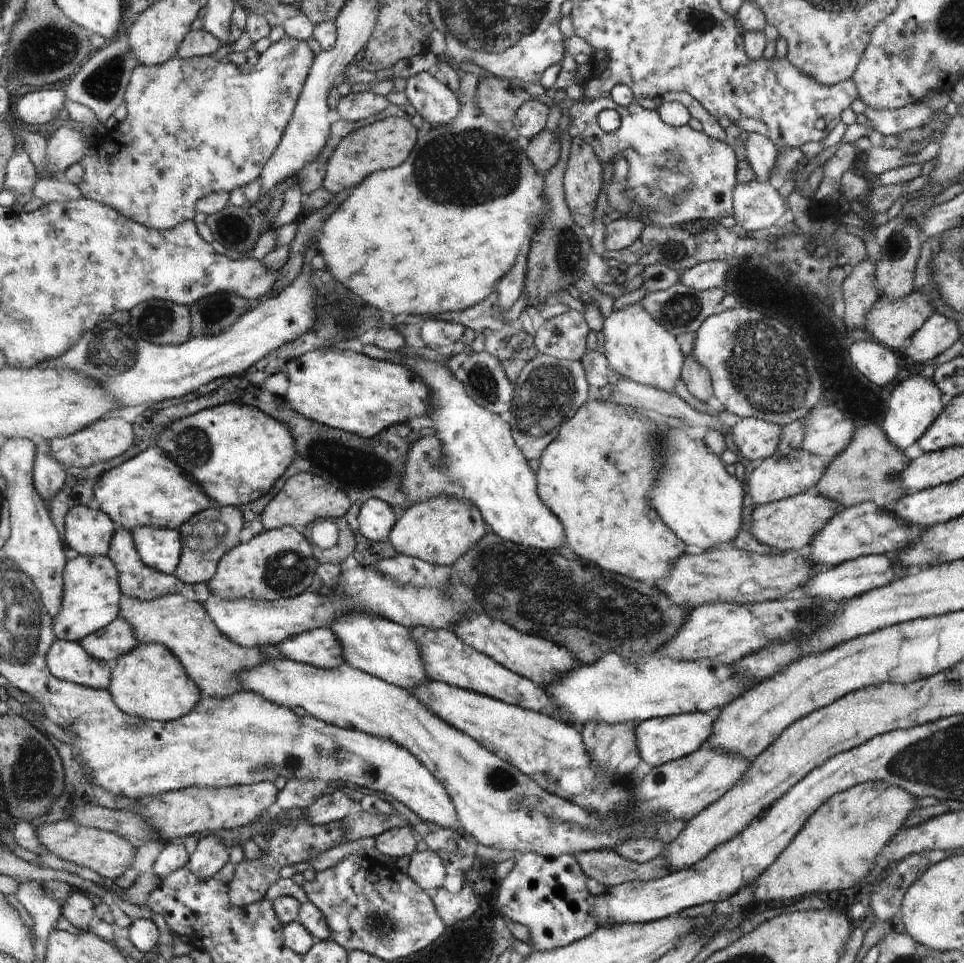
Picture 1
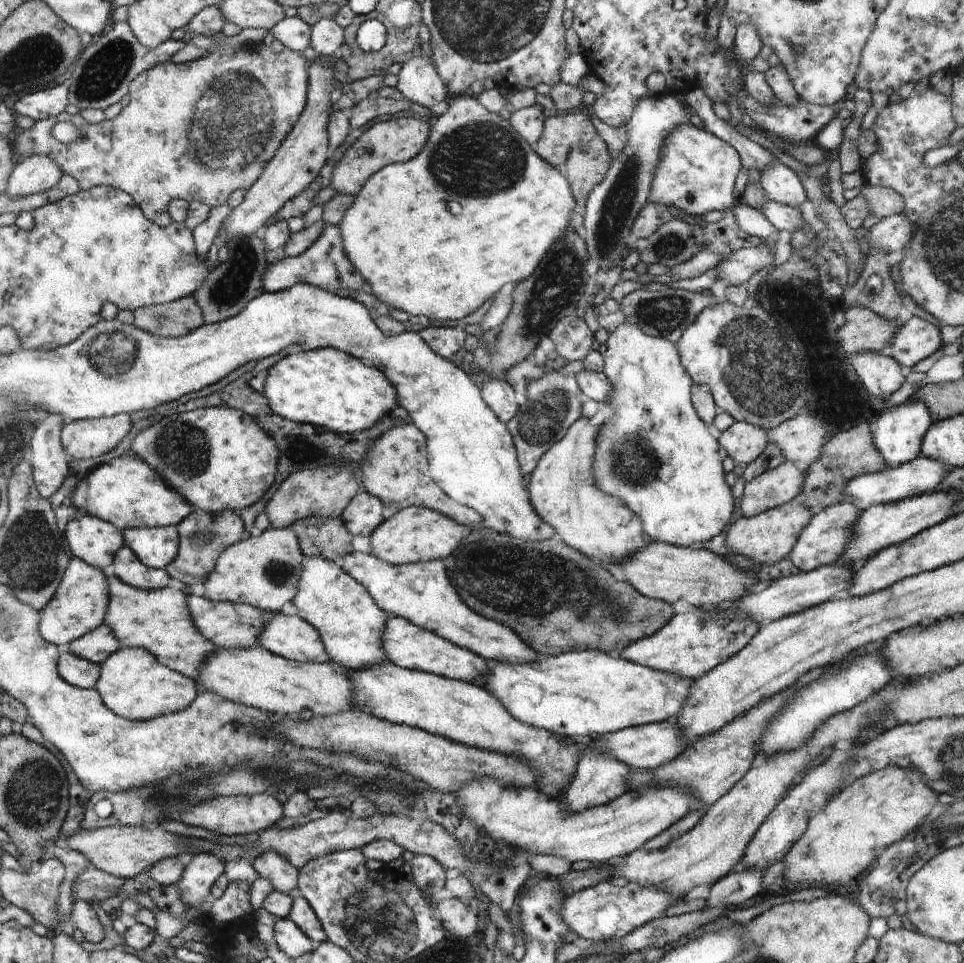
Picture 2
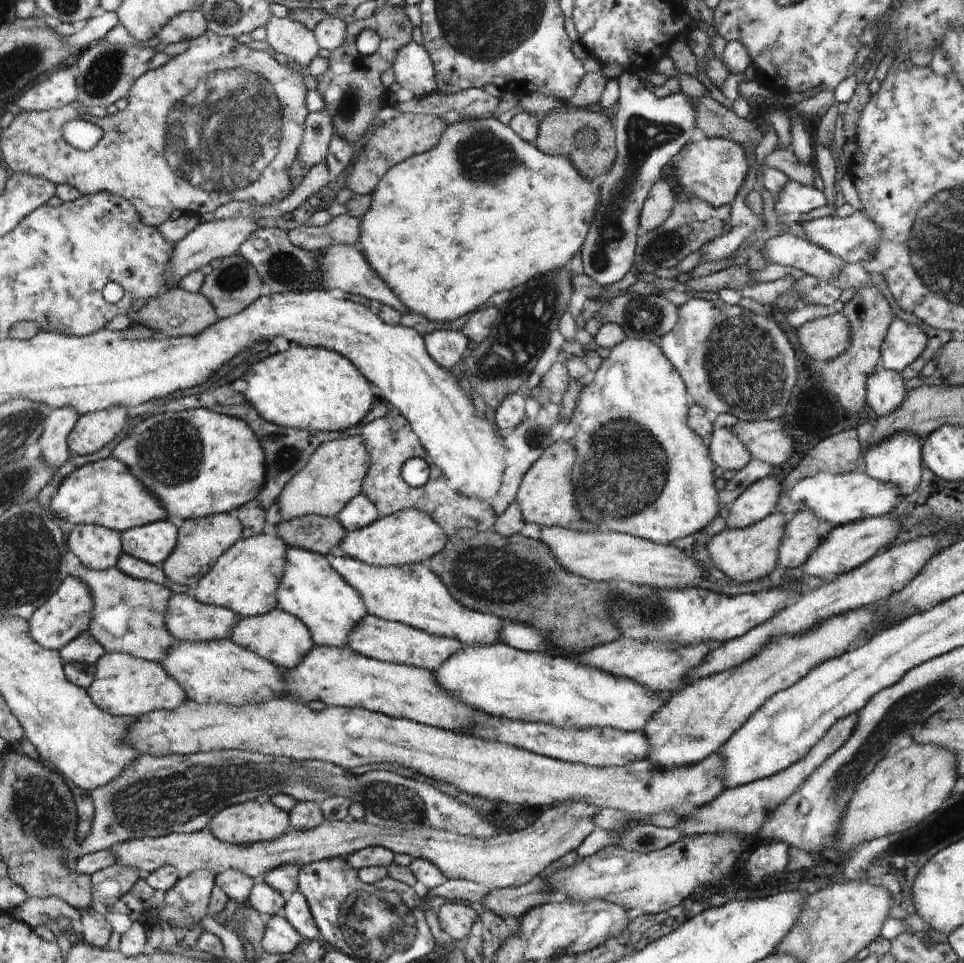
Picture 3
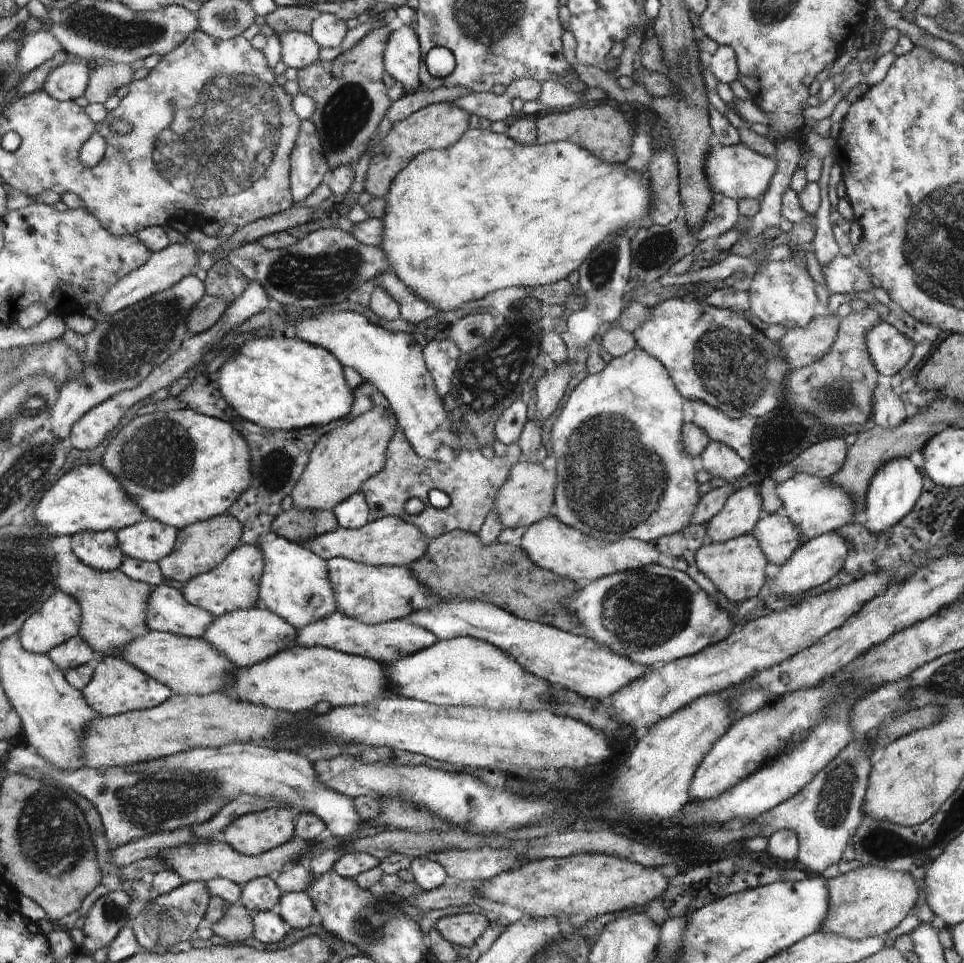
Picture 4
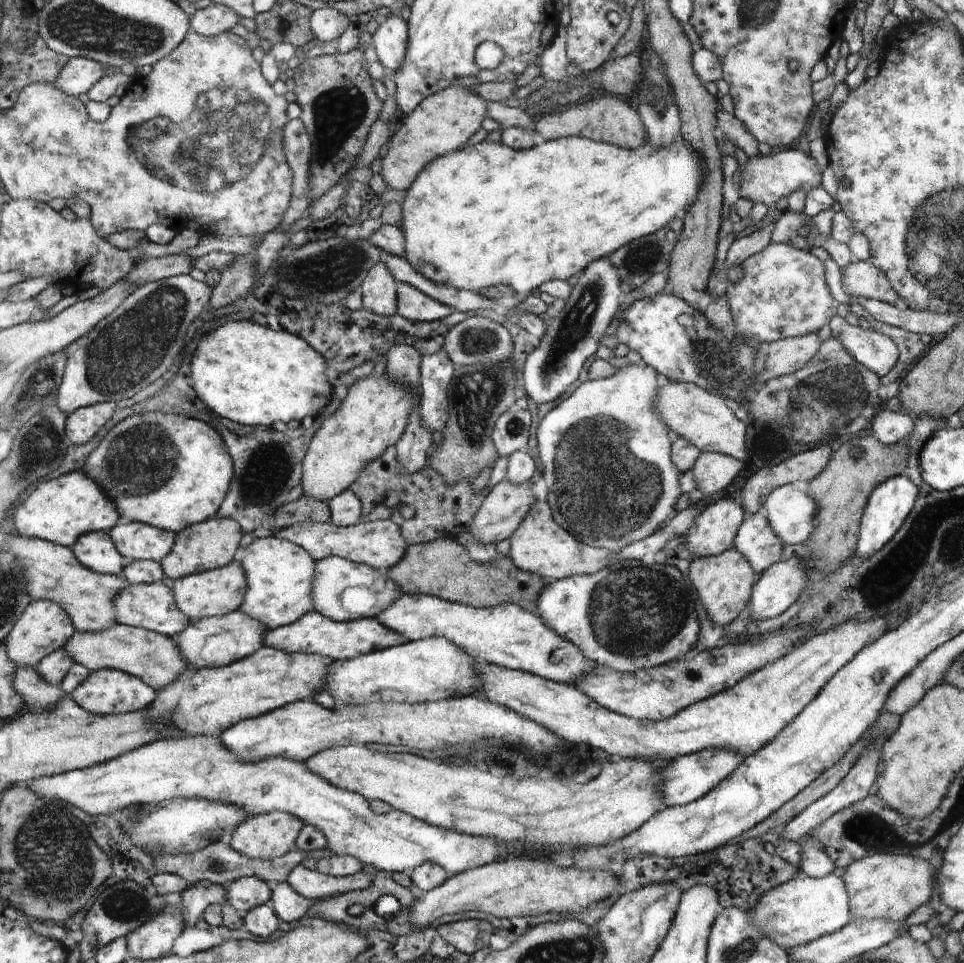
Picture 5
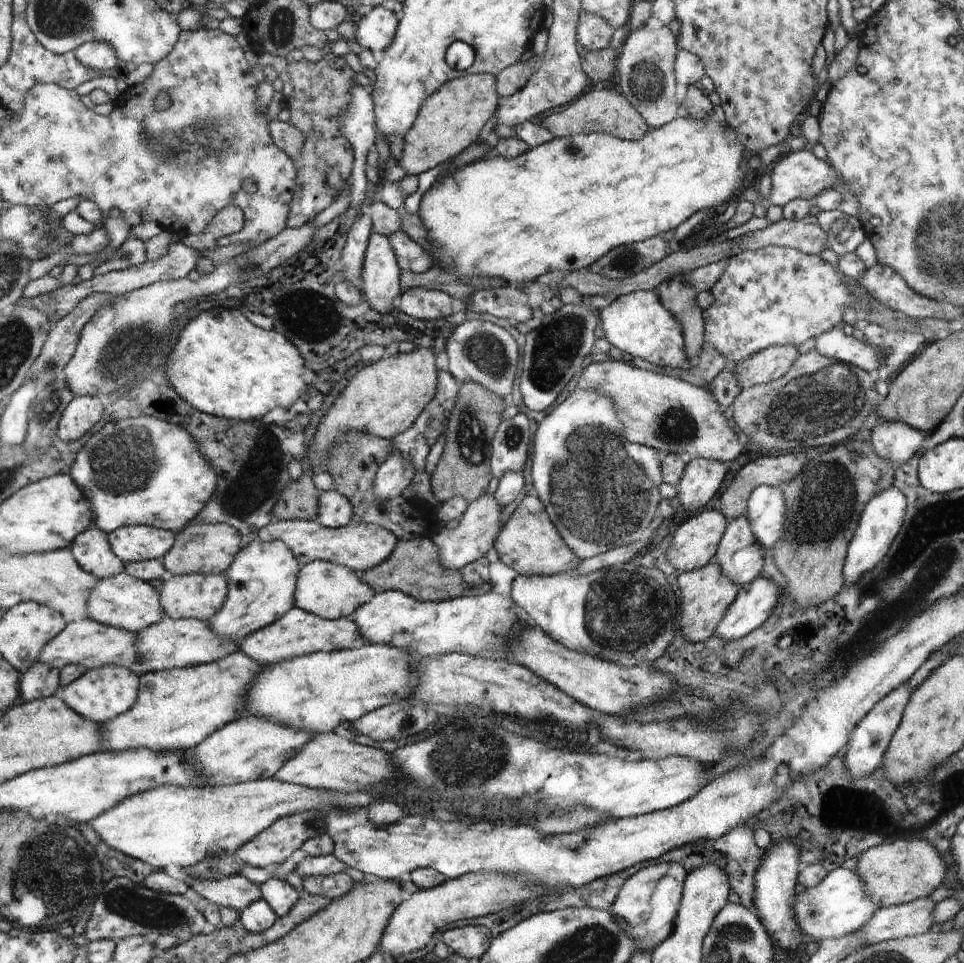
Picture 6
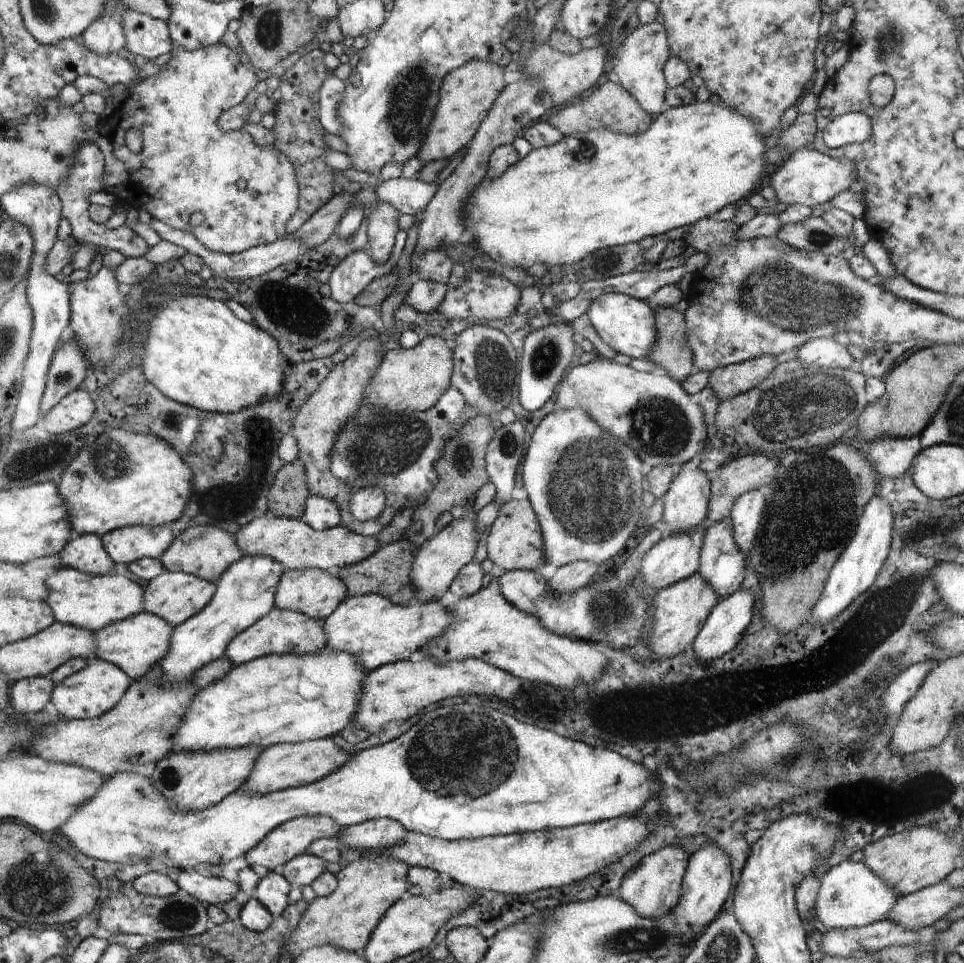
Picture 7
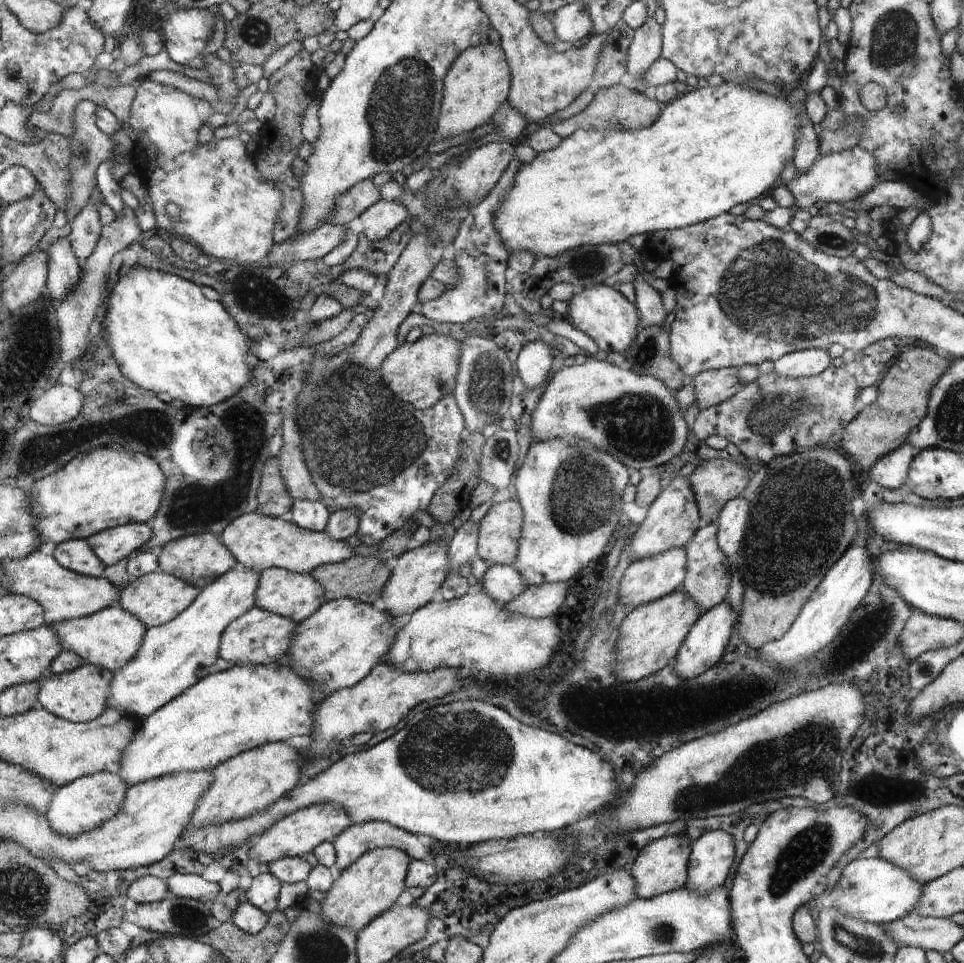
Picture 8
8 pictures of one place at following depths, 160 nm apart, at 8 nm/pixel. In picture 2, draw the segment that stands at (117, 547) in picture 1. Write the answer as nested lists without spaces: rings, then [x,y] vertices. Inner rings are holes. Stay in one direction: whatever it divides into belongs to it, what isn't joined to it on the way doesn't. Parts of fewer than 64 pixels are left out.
[[[127,544],[119,550],[111,570],[124,582],[139,589],[158,590],[168,587],[172,579],[166,569],[153,569],[145,565],[136,551]]]

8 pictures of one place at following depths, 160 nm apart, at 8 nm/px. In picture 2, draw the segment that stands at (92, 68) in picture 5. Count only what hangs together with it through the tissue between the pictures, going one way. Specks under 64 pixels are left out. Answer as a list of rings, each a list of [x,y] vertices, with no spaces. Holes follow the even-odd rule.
[[[66,81],[56,88],[26,95],[16,103],[14,110],[22,116],[32,117],[37,122],[60,116],[68,110],[70,103],[69,82]]]

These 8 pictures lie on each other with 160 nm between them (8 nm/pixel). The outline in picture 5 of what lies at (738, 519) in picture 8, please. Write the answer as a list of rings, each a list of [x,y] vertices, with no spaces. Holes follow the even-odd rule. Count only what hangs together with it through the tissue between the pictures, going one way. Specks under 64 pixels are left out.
[[[785,484],[775,488],[769,493],[762,506],[767,510],[767,519],[771,523],[772,530],[783,540],[783,544],[798,544],[803,546],[816,530],[819,520],[817,513],[819,506],[814,497],[805,490],[804,487],[797,484]]]

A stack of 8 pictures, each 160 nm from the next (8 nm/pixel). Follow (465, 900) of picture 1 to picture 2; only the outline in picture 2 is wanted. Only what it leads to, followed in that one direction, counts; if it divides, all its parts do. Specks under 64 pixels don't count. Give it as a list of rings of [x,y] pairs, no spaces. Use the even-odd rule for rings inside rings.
[[[457,897],[440,900],[436,907],[440,920],[443,920],[444,928],[448,929],[452,939],[454,936],[458,936],[460,940],[463,940],[476,933],[476,928],[478,928],[477,914]]]

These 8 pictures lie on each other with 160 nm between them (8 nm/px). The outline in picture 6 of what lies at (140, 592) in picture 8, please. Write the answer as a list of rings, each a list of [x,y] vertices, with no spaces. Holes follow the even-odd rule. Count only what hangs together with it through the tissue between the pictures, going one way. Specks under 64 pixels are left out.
[[[188,573],[167,576],[159,590],[159,595],[166,616],[173,619],[209,621],[226,603],[228,591],[230,591],[230,581],[224,573],[207,575]]]

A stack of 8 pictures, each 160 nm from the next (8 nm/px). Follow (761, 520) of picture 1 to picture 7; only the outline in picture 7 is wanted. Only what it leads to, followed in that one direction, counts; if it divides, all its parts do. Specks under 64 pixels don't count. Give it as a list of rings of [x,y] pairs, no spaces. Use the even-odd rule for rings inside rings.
[[[700,573],[692,575],[688,579],[671,584],[670,587],[660,589],[654,594],[653,600],[653,635],[649,641],[651,658],[669,659],[686,651],[695,642],[695,638],[702,631],[708,615],[720,602],[719,593],[703,579]]]

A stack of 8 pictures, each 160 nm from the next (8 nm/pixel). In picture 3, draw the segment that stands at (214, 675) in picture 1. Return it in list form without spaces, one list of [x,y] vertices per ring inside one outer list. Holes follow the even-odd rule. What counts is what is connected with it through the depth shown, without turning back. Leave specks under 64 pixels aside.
[[[83,564],[72,575],[84,579],[95,592],[95,617],[90,629],[108,652],[128,653],[155,663],[165,660],[178,640],[167,628],[168,603],[173,595],[168,587],[137,579],[119,566],[99,571]]]

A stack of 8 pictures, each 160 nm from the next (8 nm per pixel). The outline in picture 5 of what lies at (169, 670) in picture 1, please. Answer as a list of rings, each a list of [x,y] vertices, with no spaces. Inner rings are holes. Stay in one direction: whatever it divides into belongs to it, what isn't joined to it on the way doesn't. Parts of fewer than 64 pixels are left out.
[[[104,669],[92,672],[90,678],[79,686],[71,697],[91,713],[110,716],[144,711],[154,704],[158,695],[157,690],[139,676],[118,669]]]

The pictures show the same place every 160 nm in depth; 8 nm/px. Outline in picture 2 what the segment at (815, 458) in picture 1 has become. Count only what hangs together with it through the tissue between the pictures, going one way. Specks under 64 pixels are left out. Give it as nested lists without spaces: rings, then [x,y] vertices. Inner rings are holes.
[[[785,460],[776,468],[747,482],[740,502],[744,517],[762,515],[771,508],[799,498],[806,487],[805,472],[798,469],[792,461]]]

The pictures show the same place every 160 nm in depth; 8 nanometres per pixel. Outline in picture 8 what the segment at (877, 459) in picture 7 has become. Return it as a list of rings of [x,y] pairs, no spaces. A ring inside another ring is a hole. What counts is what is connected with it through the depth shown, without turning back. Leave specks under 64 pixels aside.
[[[906,442],[896,451],[892,451],[878,460],[870,472],[865,474],[866,482],[876,481],[884,488],[901,487],[907,480],[907,474],[914,456],[920,449]]]

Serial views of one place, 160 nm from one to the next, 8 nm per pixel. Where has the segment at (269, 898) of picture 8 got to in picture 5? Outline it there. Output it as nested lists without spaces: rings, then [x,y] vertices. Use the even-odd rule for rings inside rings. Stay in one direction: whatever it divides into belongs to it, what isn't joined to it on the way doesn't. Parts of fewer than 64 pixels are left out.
[[[286,881],[278,883],[271,889],[270,906],[274,909],[278,918],[287,923],[304,922],[312,912],[316,900],[307,899],[300,896]]]

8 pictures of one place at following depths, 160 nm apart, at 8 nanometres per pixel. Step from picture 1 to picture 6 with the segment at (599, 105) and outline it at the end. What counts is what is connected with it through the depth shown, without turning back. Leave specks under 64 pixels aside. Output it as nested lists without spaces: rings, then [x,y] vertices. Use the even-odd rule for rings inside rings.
[[[801,149],[786,152],[772,170],[771,191],[769,200],[772,205],[784,206],[795,198],[803,198],[810,201],[816,196],[820,196],[826,190],[832,190],[840,180],[839,174],[827,163],[818,159],[811,151]]]

